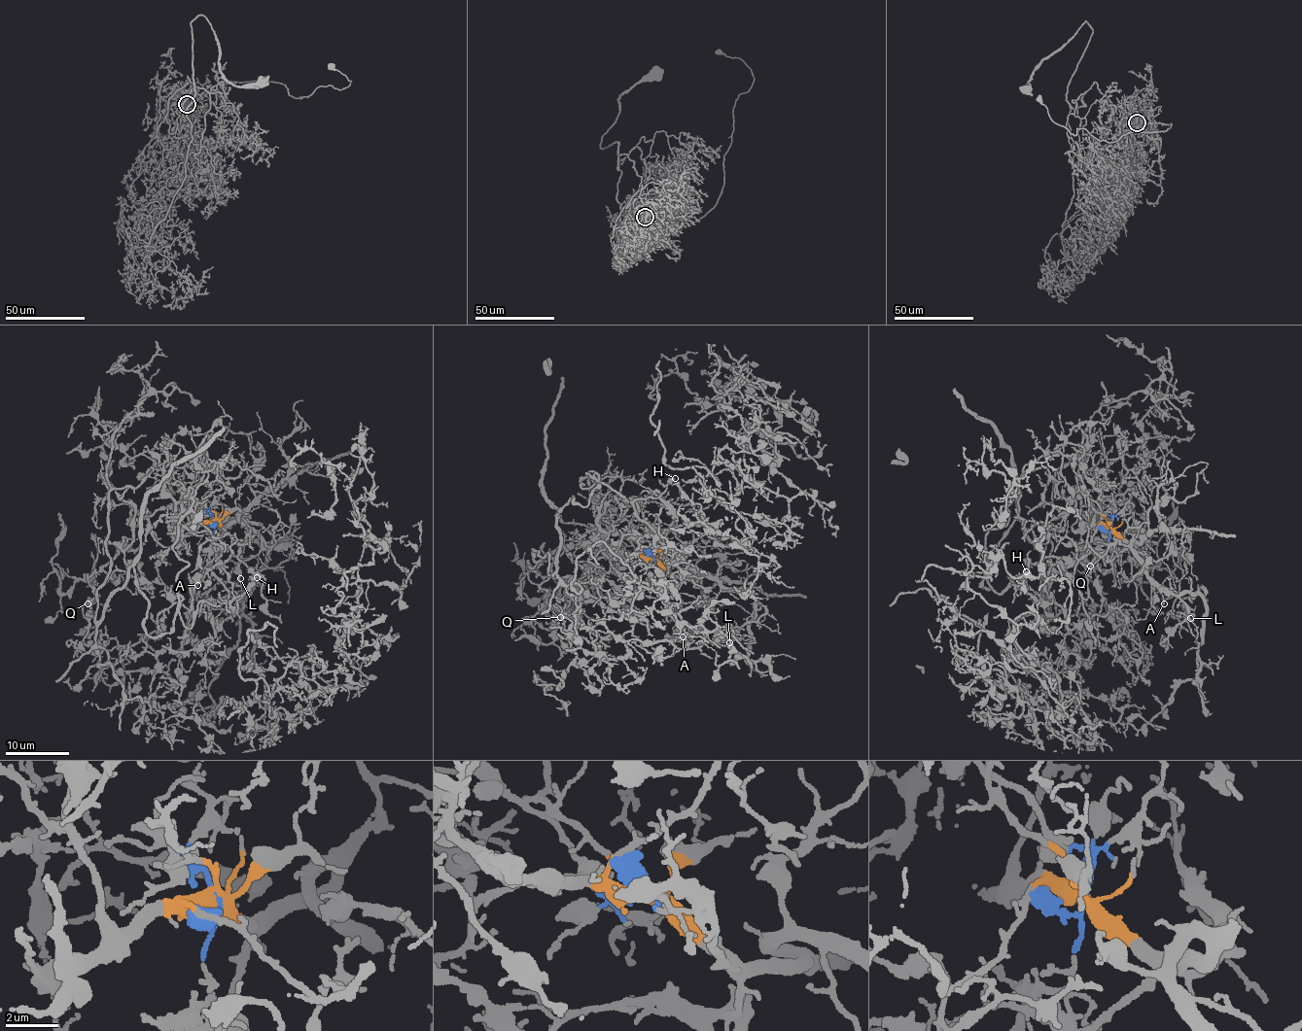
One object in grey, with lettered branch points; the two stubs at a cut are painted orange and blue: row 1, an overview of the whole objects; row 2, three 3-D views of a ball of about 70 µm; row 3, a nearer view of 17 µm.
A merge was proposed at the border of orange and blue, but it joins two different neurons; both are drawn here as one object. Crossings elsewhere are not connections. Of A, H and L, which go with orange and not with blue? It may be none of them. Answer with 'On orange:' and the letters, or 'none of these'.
On orange: A, L

